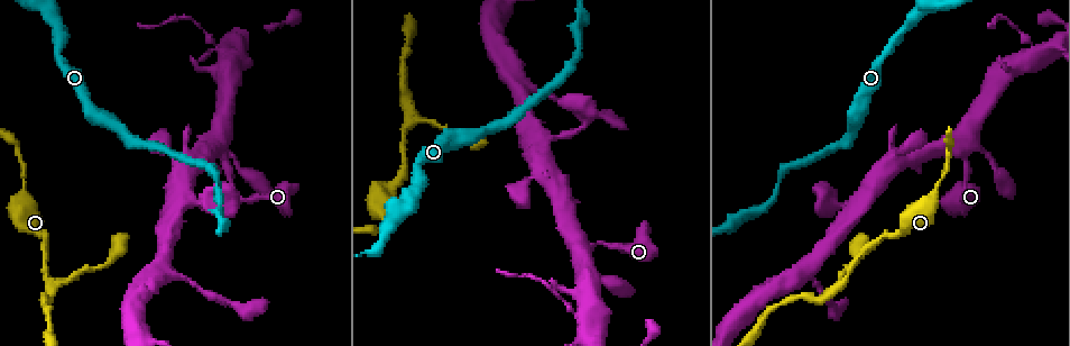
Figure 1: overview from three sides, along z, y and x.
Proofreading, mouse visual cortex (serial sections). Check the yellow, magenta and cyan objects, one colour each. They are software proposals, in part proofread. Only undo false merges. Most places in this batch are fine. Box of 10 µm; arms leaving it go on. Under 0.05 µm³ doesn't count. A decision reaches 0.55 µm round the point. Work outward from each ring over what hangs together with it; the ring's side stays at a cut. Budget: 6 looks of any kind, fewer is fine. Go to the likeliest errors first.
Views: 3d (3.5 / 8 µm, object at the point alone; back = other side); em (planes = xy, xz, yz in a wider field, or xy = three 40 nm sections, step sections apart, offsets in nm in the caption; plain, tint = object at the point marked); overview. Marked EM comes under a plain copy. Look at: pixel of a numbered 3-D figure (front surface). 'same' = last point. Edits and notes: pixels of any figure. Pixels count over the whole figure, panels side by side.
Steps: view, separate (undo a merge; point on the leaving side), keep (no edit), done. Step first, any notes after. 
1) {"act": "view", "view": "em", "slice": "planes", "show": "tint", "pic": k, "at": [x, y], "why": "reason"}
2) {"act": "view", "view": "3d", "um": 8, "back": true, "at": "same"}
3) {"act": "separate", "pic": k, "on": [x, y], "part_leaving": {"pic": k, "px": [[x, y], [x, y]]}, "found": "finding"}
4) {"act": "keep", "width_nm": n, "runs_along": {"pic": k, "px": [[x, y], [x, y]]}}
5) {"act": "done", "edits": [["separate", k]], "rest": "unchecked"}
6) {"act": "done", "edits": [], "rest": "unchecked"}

{"act": "view", "view": "3d", "um": 3.5, "pic": 1, "at": [845, 281], "why": "arms part here"}

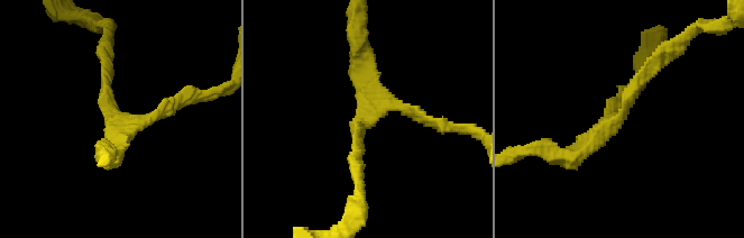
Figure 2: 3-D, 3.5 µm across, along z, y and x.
{"act": "keep", "arms": 3, "runs_along": {"pic": 2, "px": [[660, 60], [614, 125], [557, 153]]}, "found": "continuous, no second cell"}

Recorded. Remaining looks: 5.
{"act": "view", "view": "3d", "um": 8, "pic": 1, "at": [964, 154], "why": "thin arm on a thick one"}

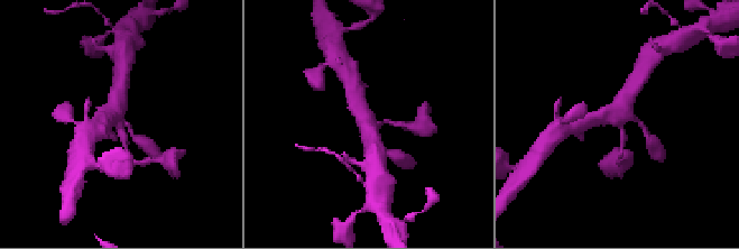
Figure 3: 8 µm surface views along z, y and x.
{"act": "view", "view": "3d", "um": 3.5, "at": "same", "why": "zoom in"}

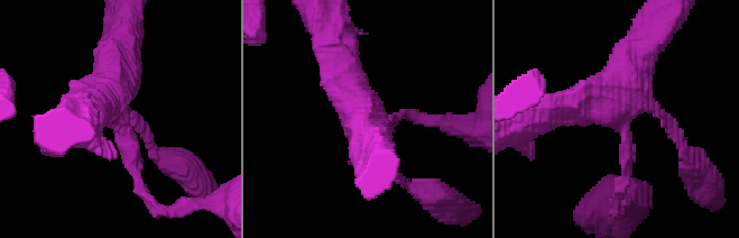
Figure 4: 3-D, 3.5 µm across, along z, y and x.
{"act": "keep", "found": "one cell here"}

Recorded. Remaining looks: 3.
{"act": "view", "view": "3d", "um": 3.5, "pic": 1, "at": [538, 176], "why": "two arms in line, one across"}

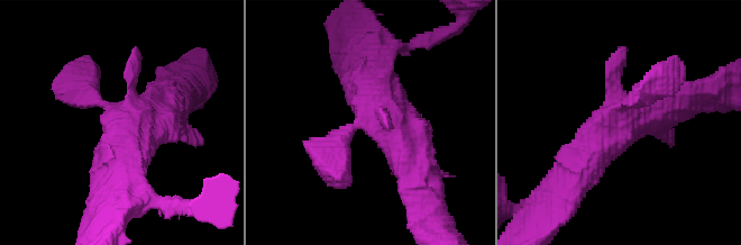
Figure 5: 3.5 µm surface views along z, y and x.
{"act": "view", "view": "em", "slice": "xy", "step": 1, "show": "tint", "pic": 5, "at": [117, 111], "why": "need the tissue"}

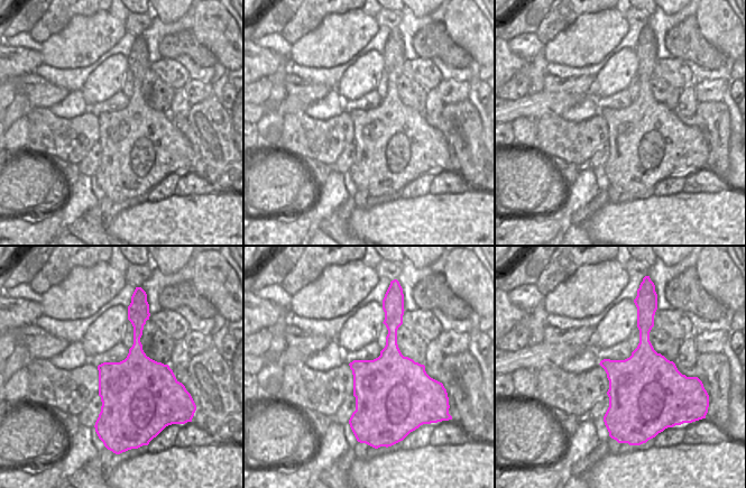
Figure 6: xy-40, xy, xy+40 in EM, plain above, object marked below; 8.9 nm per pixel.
{"act": "keep", "runs_along": {"pic": 5, "px": [[676, 100], [621, 121], [573, 177]]}, "found": "all the same cell"}

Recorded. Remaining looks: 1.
{"act": "done", "edits": [], "rest": "unchecked"}

